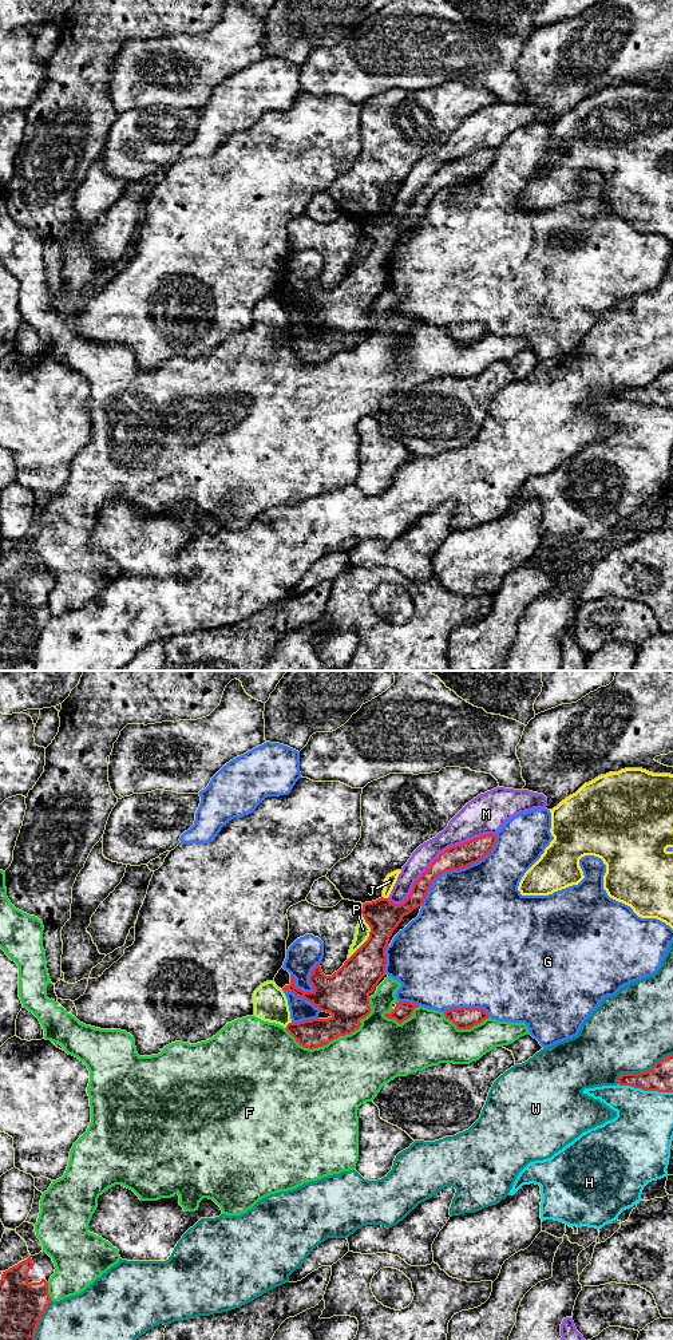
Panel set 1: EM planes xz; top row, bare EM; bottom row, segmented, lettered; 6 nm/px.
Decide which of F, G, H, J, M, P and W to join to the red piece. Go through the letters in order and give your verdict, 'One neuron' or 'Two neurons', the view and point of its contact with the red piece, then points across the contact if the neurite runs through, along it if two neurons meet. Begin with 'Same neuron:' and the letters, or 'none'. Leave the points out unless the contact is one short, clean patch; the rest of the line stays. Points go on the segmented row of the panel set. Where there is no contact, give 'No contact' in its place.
Same neuron: none
F: Two neurons. Touches red at xz (336, 1038)
G: Two neurons. Touches red at xz (458, 869)
H: Two neurons. Touches red at xz (645, 1090)
J: Two neurons. Touches red at xz (386, 898)
M: Two neurons. Touches red at xz (436, 858)
P: Two neurons. Touches red at xz (369, 936)
W: Two neurons. Touches red at xz (642, 1072)

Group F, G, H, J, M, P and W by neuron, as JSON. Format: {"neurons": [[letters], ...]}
{"neurons": [["F", "P"], ["G"], ["H"], ["J"], ["M"], ["W"]]}

